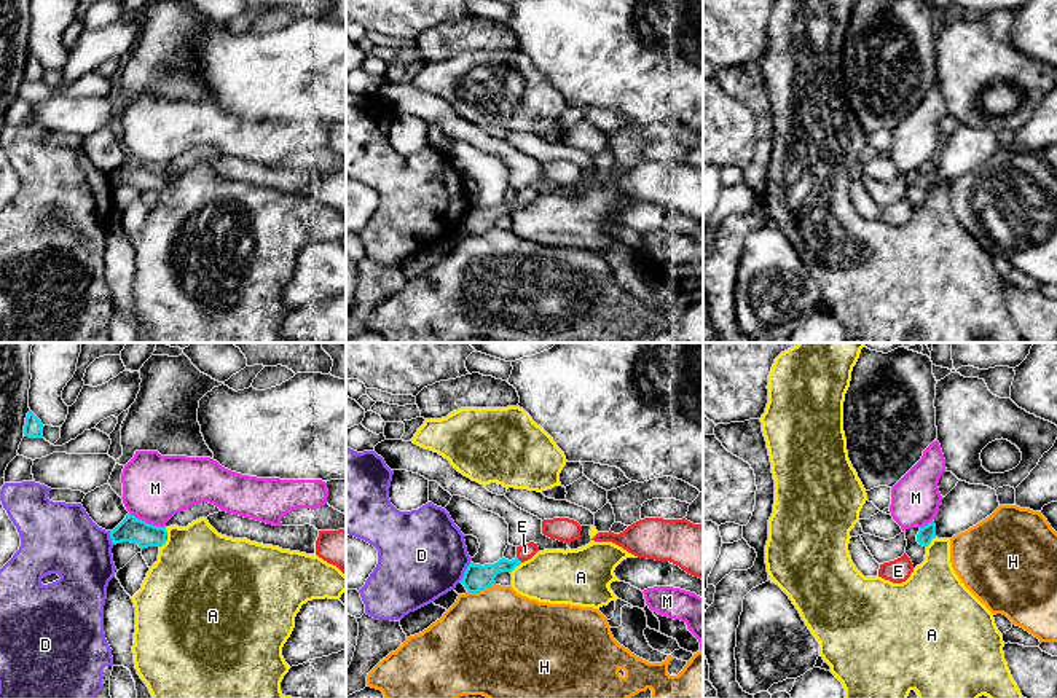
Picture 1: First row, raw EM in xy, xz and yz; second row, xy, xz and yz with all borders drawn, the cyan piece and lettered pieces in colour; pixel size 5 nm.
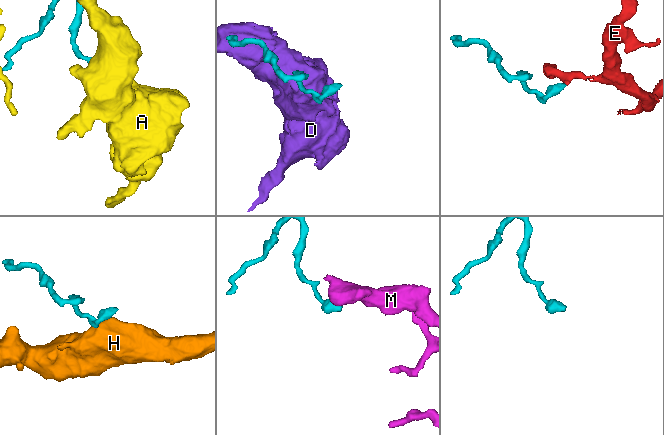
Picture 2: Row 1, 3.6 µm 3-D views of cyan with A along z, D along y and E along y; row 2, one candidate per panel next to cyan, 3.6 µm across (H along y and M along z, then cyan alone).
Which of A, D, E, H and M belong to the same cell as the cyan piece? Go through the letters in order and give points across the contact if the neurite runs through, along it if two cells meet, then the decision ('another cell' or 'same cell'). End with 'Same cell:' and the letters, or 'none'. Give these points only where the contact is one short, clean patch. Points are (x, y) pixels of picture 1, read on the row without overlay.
A: another cell
D: another cell
E: way xz (477, 220), (518, 203), (525, 195); same cell
H: border xz (495, 227), (469, 236); another cell
M: border xy (129, 155), (163, 171); another cell
Same cell: E

